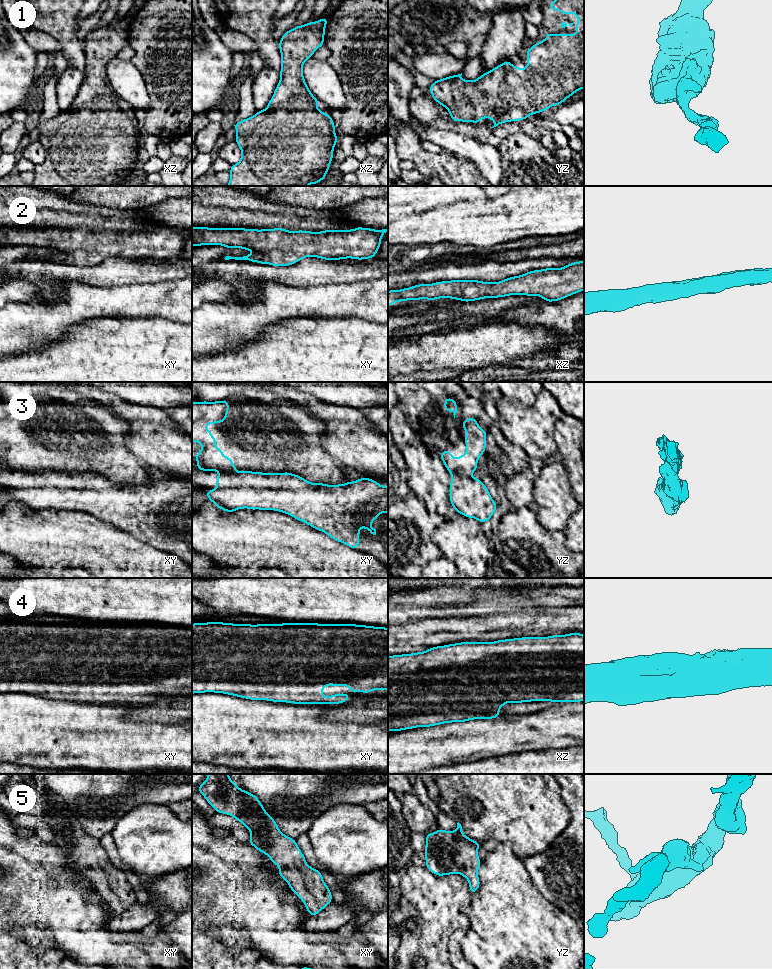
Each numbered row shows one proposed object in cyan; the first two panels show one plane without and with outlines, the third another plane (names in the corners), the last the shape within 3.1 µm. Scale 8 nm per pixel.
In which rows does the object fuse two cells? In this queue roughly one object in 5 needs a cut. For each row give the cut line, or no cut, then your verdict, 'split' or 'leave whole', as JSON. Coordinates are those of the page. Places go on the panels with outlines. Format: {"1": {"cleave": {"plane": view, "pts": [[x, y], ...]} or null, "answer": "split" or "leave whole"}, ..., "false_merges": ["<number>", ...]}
{"1": {"cleave": null, "answer": "leave whole"}, "2": {"cleave": null, "answer": "leave whole"}, "3": {"cleave": {"plane": "xy", "pts": [[220, 471], [235, 472]]}, "answer": "split"}, "4": {"cleave": null, "answer": "leave whole"}, "5": {"cleave": null, "answer": "leave whole"}, "false_merges": ["3"]}

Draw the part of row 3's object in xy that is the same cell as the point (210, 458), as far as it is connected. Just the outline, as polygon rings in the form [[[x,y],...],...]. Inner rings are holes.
[[[202,401],[192,402],[192,442],[198,442],[202,450],[194,455],[196,466],[201,471],[236,472],[237,467],[232,458],[225,457],[223,451],[216,446],[217,440],[206,428],[207,424],[226,421],[229,402]]]

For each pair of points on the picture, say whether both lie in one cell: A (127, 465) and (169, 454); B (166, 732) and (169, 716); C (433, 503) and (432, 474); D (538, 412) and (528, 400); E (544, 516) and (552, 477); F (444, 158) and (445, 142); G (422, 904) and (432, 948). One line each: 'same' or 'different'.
A: different
B: different
C: same
D: different
E: same
F: different
G: same

